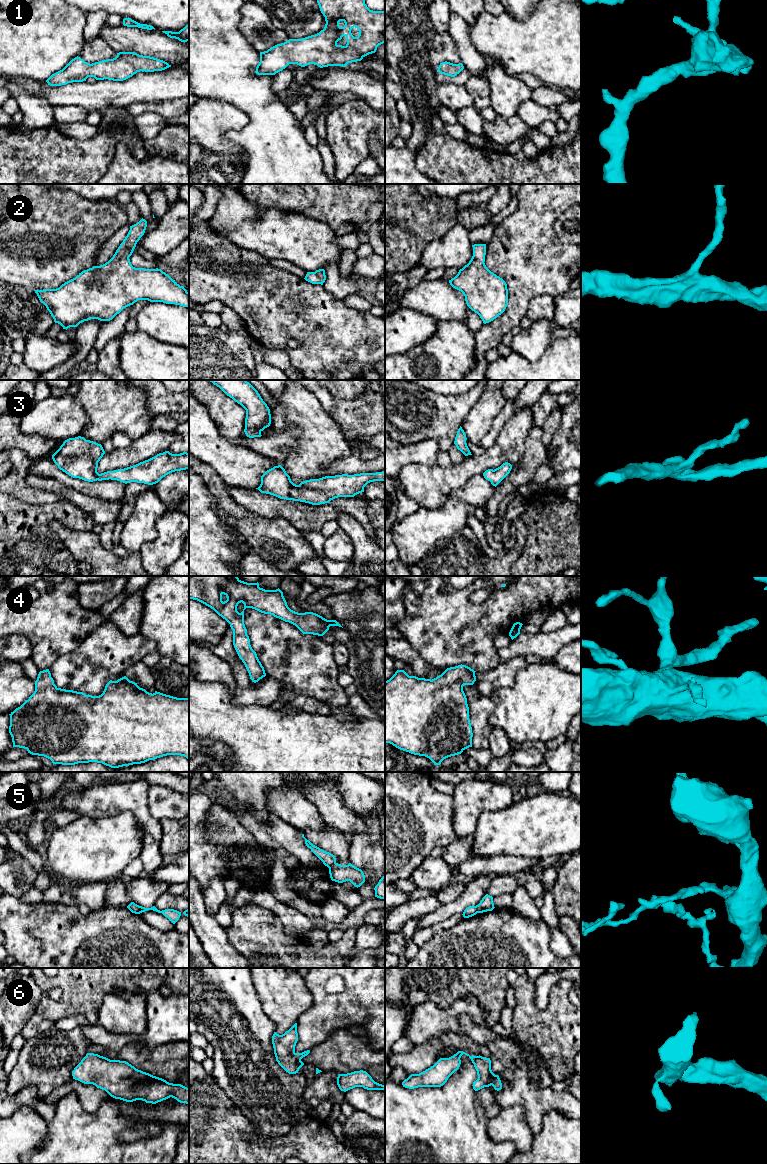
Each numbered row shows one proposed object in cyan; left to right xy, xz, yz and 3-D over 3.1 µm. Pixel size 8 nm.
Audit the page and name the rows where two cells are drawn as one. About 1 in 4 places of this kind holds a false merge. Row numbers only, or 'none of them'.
5

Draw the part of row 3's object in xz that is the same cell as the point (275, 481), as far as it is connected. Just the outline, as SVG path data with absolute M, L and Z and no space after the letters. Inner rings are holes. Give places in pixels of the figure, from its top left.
M278 465L261 476L261 484L256 489L280 499L320 505L338 497L354 497L364 492L364 487L374 481L385 481L385 471L325 476L296 485L291 481L285 469Z

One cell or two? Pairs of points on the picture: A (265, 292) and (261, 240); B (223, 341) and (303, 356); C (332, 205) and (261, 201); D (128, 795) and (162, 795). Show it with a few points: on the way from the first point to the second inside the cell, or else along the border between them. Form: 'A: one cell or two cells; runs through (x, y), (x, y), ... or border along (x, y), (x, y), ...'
A: two cells; border along (240, 247), (258, 252), (268, 260)
B: two cells; border along (245, 328), (250, 335)
C: one cell; runs through (314, 199), (279, 199)
D: two cells; border along (149, 785), (148, 812), (154, 818)

